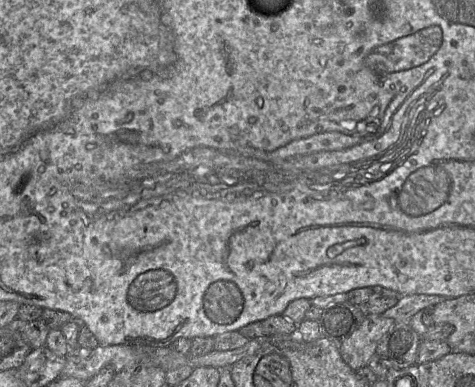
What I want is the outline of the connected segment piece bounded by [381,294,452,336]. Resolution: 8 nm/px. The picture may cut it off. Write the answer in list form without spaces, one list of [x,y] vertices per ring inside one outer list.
[[[426,294],[404,295],[400,297],[399,301],[393,307],[384,311],[381,315],[392,318],[396,323],[409,322],[413,330],[422,336],[427,331],[427,327],[421,320],[424,313],[423,309],[432,308],[446,299],[452,298]]]

